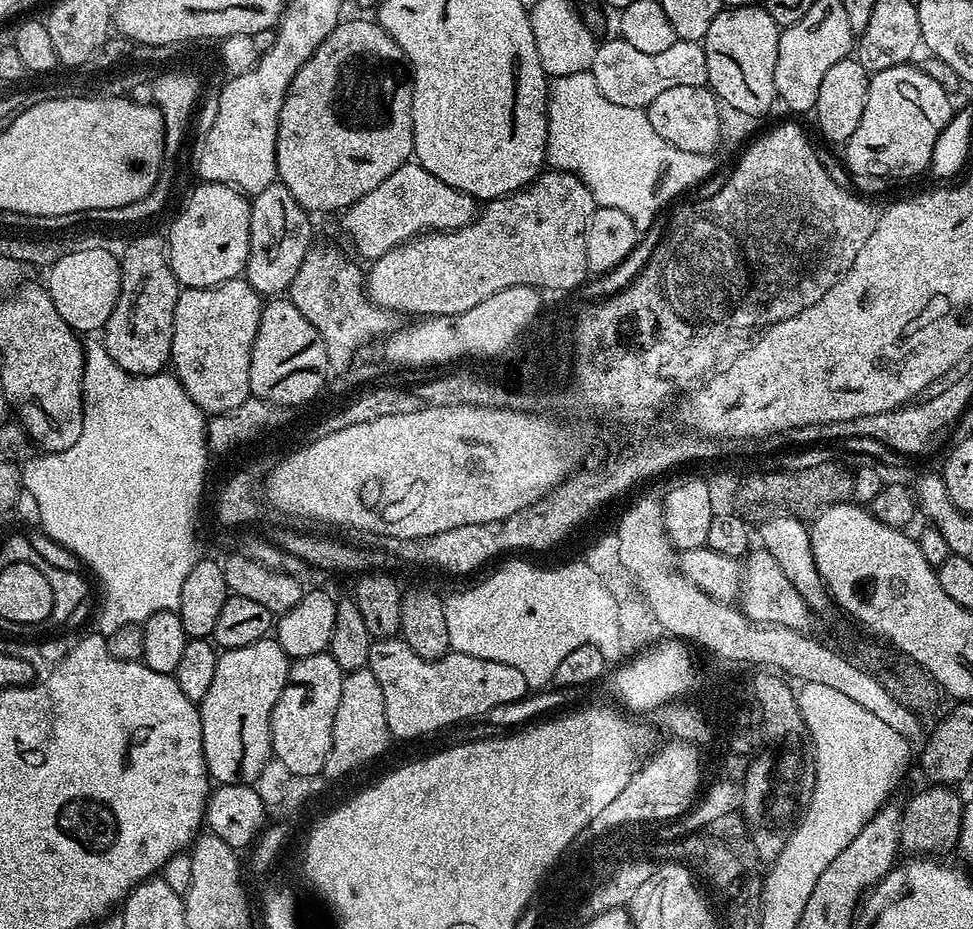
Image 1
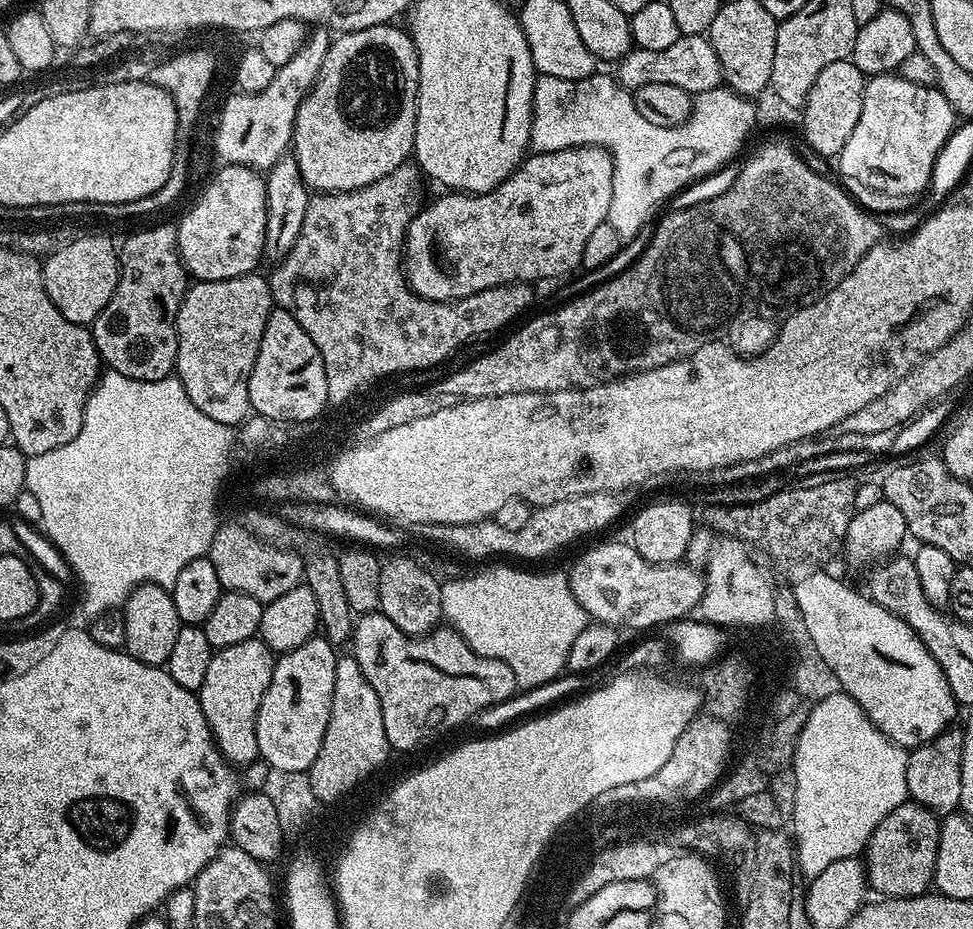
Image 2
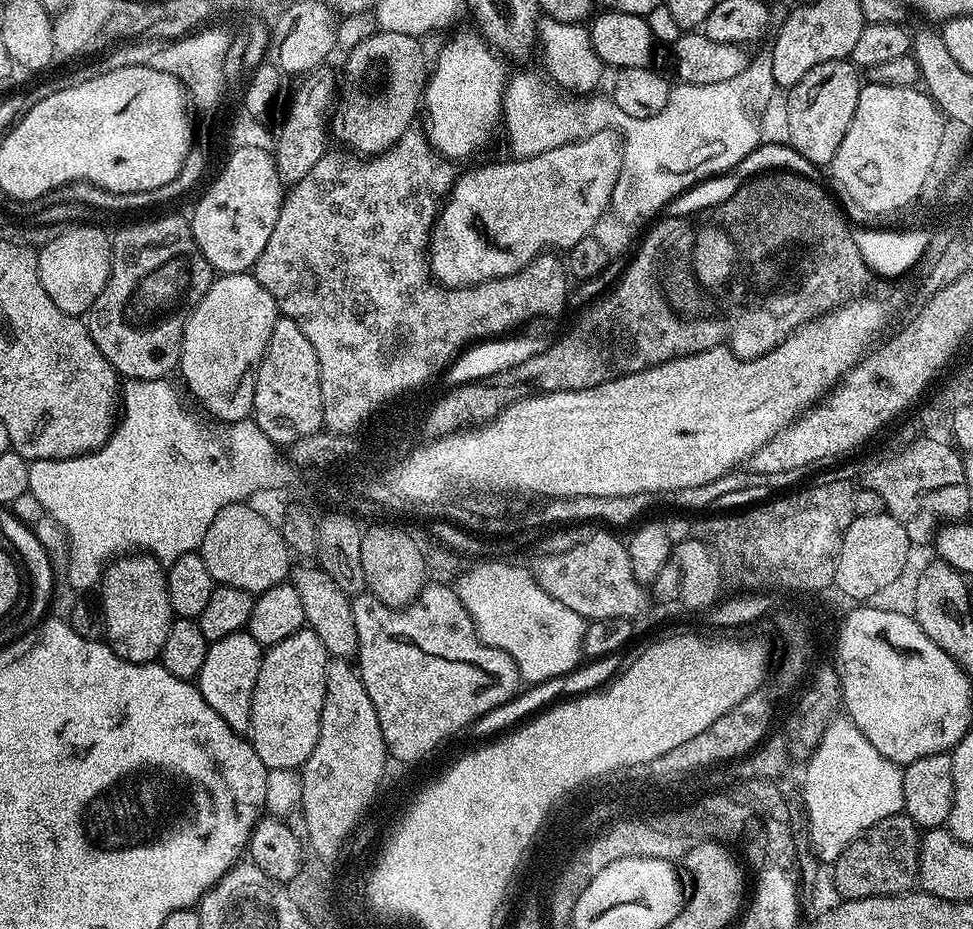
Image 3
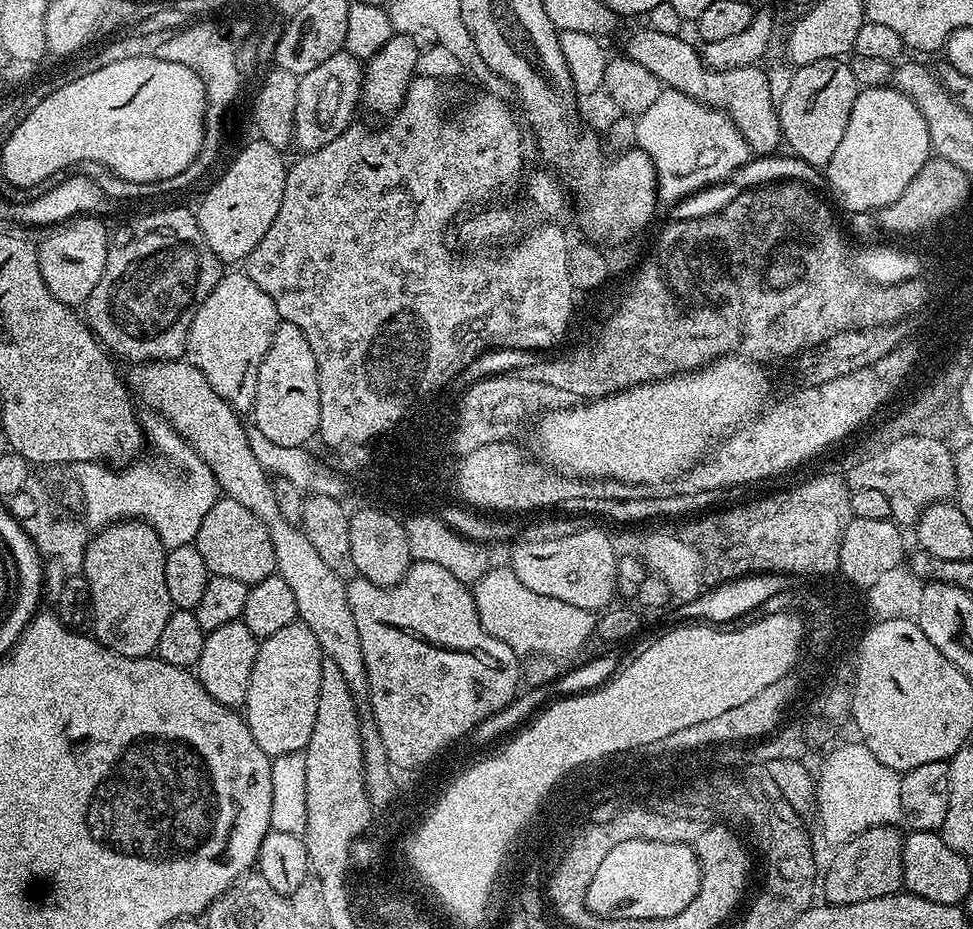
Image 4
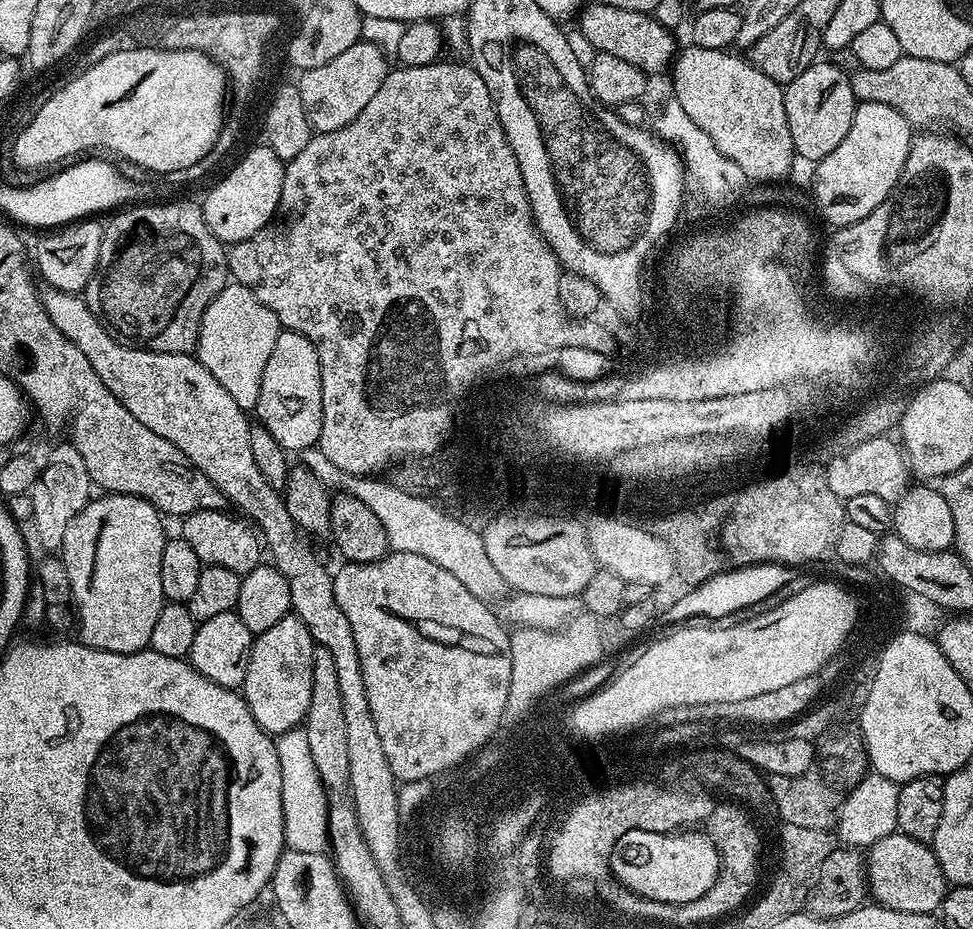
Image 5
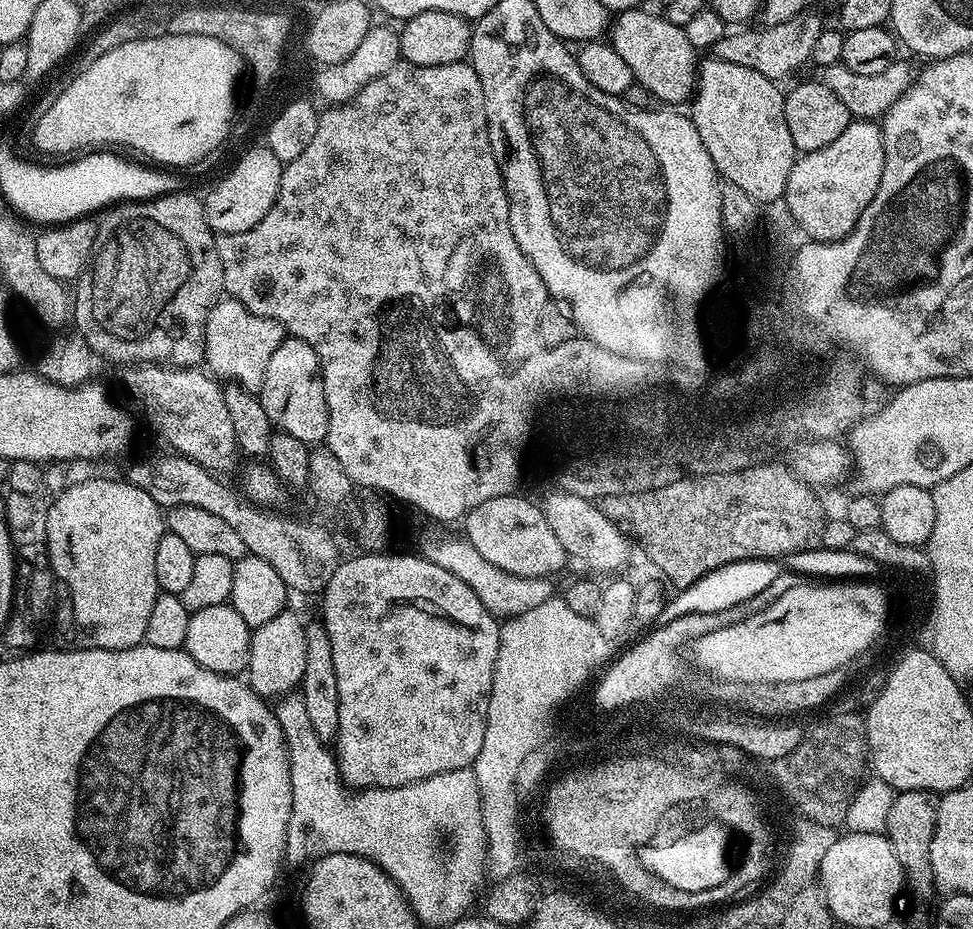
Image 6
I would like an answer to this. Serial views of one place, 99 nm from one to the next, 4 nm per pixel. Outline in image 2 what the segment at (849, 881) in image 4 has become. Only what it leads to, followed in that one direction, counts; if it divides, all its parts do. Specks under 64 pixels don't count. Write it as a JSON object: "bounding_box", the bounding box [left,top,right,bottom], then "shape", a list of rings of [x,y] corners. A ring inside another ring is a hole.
{"bounding_box":[862,802,941,898],"shape":[[[905,802],[898,806],[870,834],[862,859],[868,874],[868,887],[884,898],[923,896],[936,879],[938,838],[941,817],[926,806]]]}

